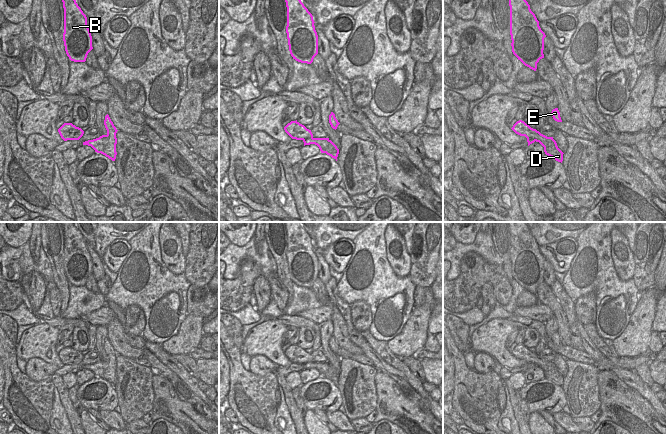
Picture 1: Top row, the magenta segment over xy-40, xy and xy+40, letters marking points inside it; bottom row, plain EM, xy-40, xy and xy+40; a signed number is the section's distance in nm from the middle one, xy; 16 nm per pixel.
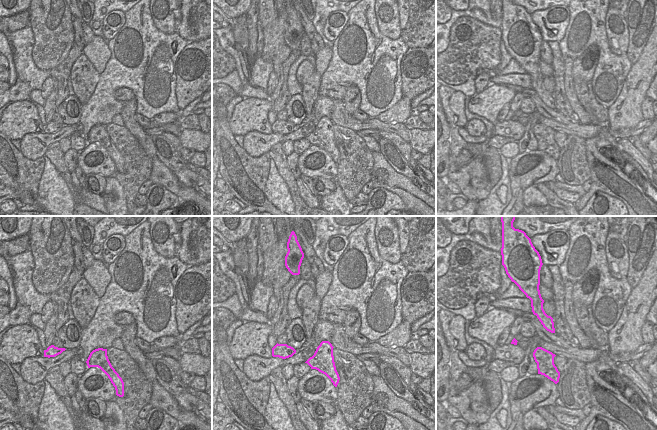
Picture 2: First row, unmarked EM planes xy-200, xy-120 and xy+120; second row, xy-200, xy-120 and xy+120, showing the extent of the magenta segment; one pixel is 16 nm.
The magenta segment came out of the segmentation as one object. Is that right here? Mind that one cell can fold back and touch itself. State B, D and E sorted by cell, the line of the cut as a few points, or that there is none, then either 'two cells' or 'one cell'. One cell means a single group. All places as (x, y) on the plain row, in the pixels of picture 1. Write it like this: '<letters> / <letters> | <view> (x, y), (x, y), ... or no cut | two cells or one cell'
B E / D | xy (312, 361), (303, 364) | two cells

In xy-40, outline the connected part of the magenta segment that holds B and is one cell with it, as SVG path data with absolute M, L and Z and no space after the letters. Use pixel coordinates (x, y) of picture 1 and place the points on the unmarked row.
M61 222L64 232L63 265L67 280L74 286L85 286L93 273L87 241L75 222Z

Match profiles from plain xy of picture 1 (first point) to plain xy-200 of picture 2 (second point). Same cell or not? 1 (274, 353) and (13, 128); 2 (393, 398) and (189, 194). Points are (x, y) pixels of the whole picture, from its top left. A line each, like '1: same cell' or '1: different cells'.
1: same cell
2: same cell

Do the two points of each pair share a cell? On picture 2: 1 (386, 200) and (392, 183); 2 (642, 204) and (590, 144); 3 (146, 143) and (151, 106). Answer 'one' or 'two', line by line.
1: two
2: one
3: two

